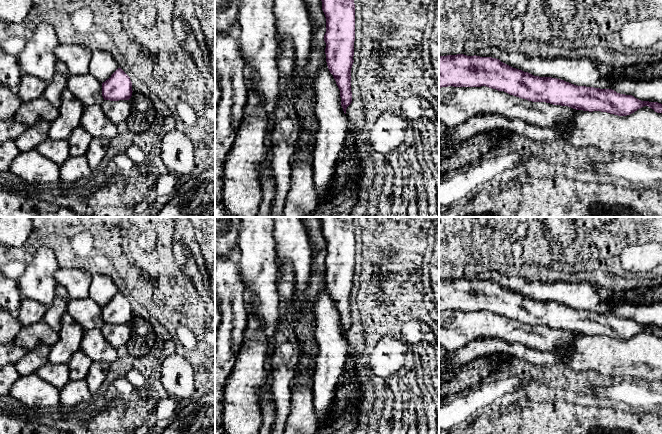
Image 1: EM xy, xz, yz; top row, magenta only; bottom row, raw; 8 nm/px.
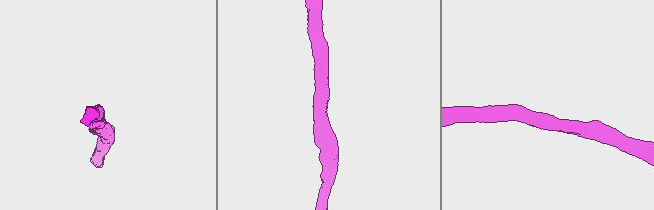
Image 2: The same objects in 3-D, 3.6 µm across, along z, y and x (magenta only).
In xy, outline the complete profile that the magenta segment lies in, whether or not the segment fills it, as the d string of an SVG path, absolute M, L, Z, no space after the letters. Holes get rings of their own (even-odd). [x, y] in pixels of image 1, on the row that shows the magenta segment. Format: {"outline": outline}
{"outline": "M118 68L109 79L102 83L104 100L129 100L132 92L130 77L121 68Z"}

